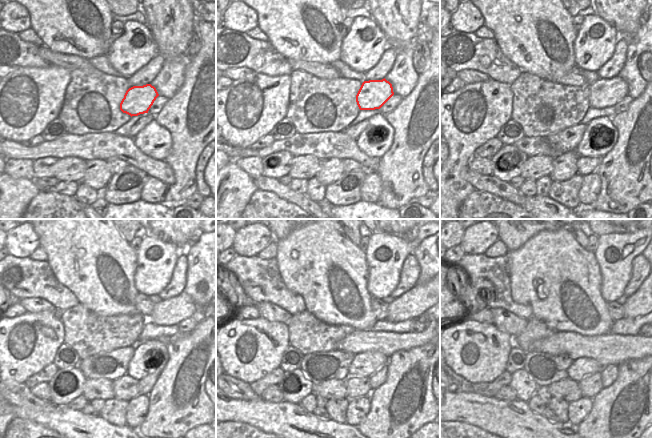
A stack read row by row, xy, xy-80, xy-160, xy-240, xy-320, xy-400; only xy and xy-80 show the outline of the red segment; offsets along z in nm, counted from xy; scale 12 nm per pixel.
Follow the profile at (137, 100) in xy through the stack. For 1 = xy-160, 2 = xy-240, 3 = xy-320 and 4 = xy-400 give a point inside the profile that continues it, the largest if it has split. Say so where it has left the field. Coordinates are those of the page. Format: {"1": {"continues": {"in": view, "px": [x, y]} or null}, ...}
{"1": {"continues": {"in": "xy-160", "px": [605, 92]}}, "2": {"continues": {"in": "xy-240", "px": [172, 311]}}, "3": {"continues": {"in": "xy-320", "px": [410, 306]}}, "4": {"continues": {"in": "xy-400", "px": [642, 302]}}}

